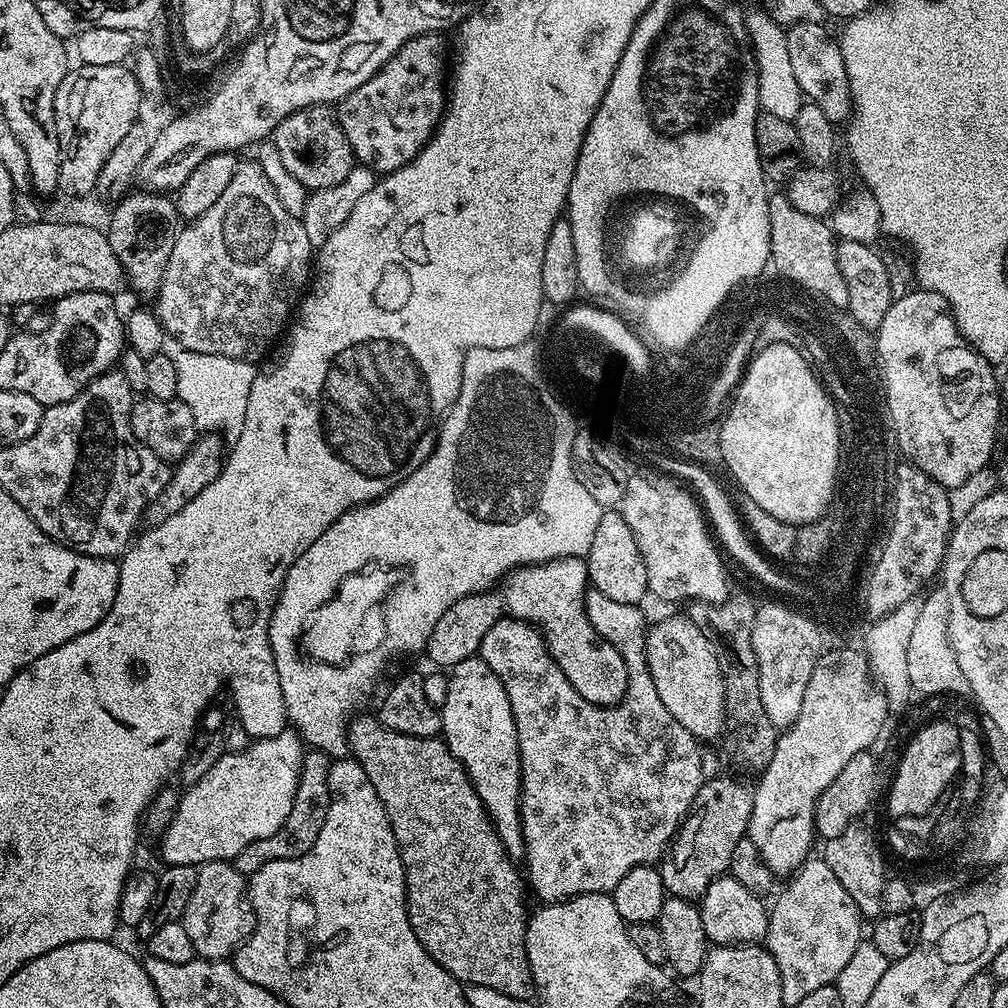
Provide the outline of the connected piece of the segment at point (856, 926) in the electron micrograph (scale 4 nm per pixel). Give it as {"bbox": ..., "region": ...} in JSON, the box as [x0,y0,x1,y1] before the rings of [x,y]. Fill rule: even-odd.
{"bbox":[766,858,862,1006],"region":[[[823,858],[805,860],[804,865],[785,884],[788,885],[781,890],[780,897],[770,904],[766,947],[778,966],[784,1003],[794,1006],[802,1002],[806,994],[814,994],[814,990],[822,990],[822,986],[836,983],[842,968],[856,955],[856,948],[861,944],[862,917],[858,906],[854,906],[854,898],[846,894],[842,882],[838,882],[834,870],[830,870]]]}

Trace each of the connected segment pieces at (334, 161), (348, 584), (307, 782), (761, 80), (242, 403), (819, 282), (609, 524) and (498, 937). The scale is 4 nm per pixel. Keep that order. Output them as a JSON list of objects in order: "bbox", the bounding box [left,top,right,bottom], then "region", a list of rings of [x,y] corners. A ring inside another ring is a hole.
[{"bbox":[270,104,354,192],"region":[[[323,104],[291,112],[282,118],[272,131],[270,143],[278,146],[278,155],[286,170],[290,170],[290,174],[294,174],[294,178],[298,178],[298,182],[302,182],[309,192],[338,186],[338,182],[342,182],[342,178],[346,178],[354,167],[350,142],[346,142],[346,134],[342,134],[333,109]]]},{"bbox":[302,566,393,664],"region":[[[372,566],[362,572],[347,576],[336,588],[336,592],[317,612],[313,612],[302,633],[302,645],[317,664],[345,663],[353,655],[352,643],[356,640],[356,631],[360,623],[368,616],[368,611],[379,605],[393,591],[392,576],[387,567]]]},{"bbox":[234,750,332,874],"region":[[[319,750],[305,751],[302,770],[298,778],[296,797],[290,814],[286,814],[286,822],[277,832],[270,834],[270,838],[250,842],[250,846],[246,846],[246,850],[242,850],[236,855],[234,863],[239,872],[251,874],[262,870],[262,866],[266,866],[266,862],[298,858],[311,850],[322,830],[322,822],[326,822],[328,801],[330,799],[328,795],[328,771],[331,768],[332,760],[327,752]]]},{"bbox":[744,6,806,121],"region":[[[764,6],[748,8],[744,14],[744,25],[750,37],[750,52],[756,61],[758,74],[758,98],[760,107],[766,114],[774,114],[777,118],[795,121],[800,107],[806,103],[806,97],[800,91],[798,78],[794,78],[794,70],[790,67],[790,50],[786,50],[786,28],[771,17]]]},{"bbox":[175,351,257,438],"region":[[[181,351],[179,355],[175,357],[176,395],[186,402],[186,406],[190,406],[190,414],[194,414],[197,429],[204,434],[223,434],[228,438],[237,436],[246,418],[246,402],[250,398],[250,386],[254,386],[257,365],[218,354]]]},{"bbox":[768,191,842,290],"region":[[[773,191],[769,195],[768,217],[772,244],[776,244],[776,260],[785,274],[797,276],[800,284],[816,284],[816,290],[830,286],[830,282],[840,282],[842,270],[838,270],[836,257],[838,240],[821,217],[802,214],[802,210],[797,210],[783,191]]]},{"bbox":[586,510,649,605],"region":[[[619,510],[601,511],[598,530],[594,530],[594,542],[590,542],[586,563],[591,587],[606,594],[606,598],[611,598],[613,602],[639,605],[640,599],[649,595],[642,550],[638,550],[638,542],[634,542],[634,530],[626,526],[626,518]]]},{"bbox":[346,714,536,1000],"region":[[[357,714],[348,722],[346,733],[348,752],[351,759],[358,761],[362,770],[366,770],[366,778],[370,778],[370,786],[374,786],[374,790],[388,815],[388,821],[404,863],[404,892],[408,895],[408,917],[418,942],[422,942],[422,946],[430,954],[430,958],[434,958],[434,962],[438,962],[438,966],[445,968],[453,978],[460,981],[461,985],[490,986],[490,990],[502,990],[502,994],[510,994],[510,998],[532,1000],[536,996],[536,983],[532,977],[532,967],[526,954],[526,930],[528,929],[528,917],[530,915],[530,908],[524,905],[526,880],[521,869],[519,872],[512,865],[515,864],[513,857],[508,855],[504,844],[498,838],[496,828],[492,825],[492,820],[488,817],[483,802],[478,798],[471,778],[458,762],[458,758],[454,758],[454,754],[450,754],[450,750],[443,739],[435,736],[407,736],[401,732],[390,730],[387,726],[381,724],[375,715],[364,715]]]}]

